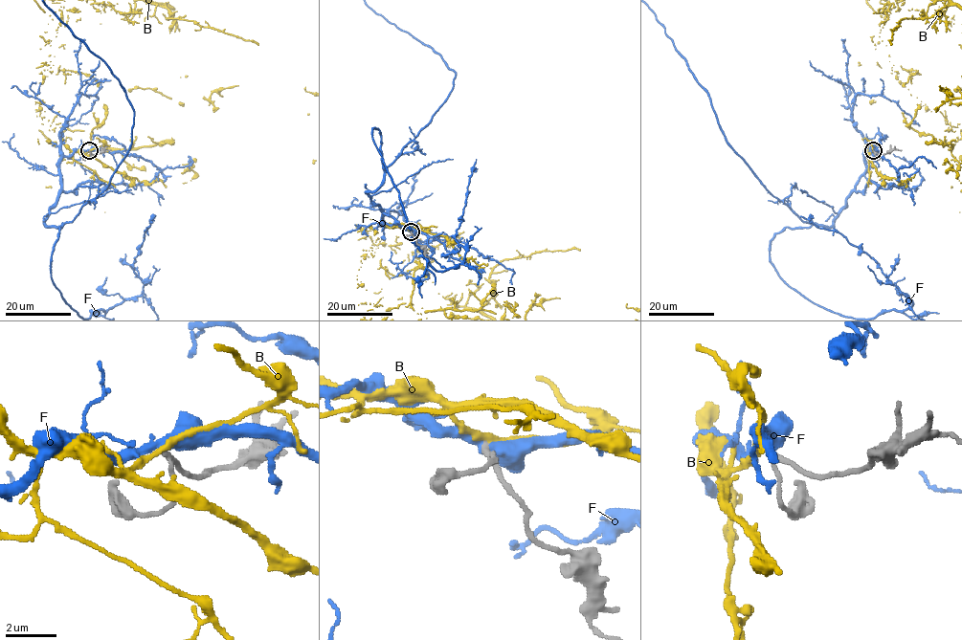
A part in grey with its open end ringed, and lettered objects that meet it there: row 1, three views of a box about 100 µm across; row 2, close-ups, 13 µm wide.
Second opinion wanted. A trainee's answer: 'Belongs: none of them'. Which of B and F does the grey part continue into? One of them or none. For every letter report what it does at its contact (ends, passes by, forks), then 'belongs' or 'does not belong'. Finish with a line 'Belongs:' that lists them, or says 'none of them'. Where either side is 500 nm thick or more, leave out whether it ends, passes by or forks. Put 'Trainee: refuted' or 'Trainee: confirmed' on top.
Trainee: confirmed
B: it passes by | does not belong
F: it passes by | does not belong
Belongs: none of them

